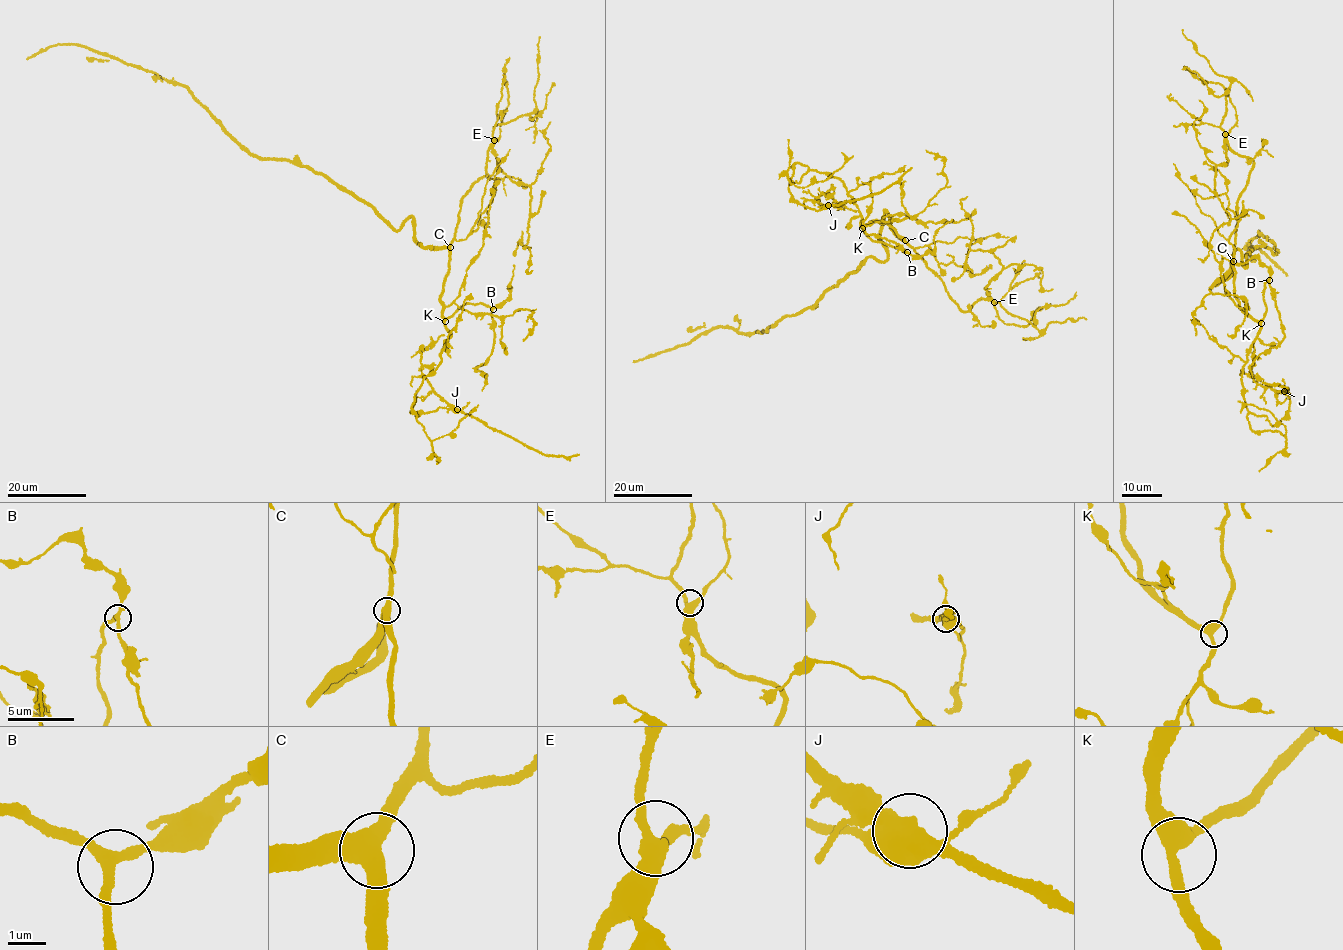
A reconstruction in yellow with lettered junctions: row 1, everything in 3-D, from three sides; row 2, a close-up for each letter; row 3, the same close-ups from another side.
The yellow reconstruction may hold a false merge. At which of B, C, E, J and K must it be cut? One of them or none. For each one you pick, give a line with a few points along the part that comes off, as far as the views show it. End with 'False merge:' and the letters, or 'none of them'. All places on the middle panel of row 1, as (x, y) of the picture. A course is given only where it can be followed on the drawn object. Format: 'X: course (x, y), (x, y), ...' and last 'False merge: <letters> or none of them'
J: course (828, 205), (880, 192), (899, 181), (911, 167)
False merge: J

